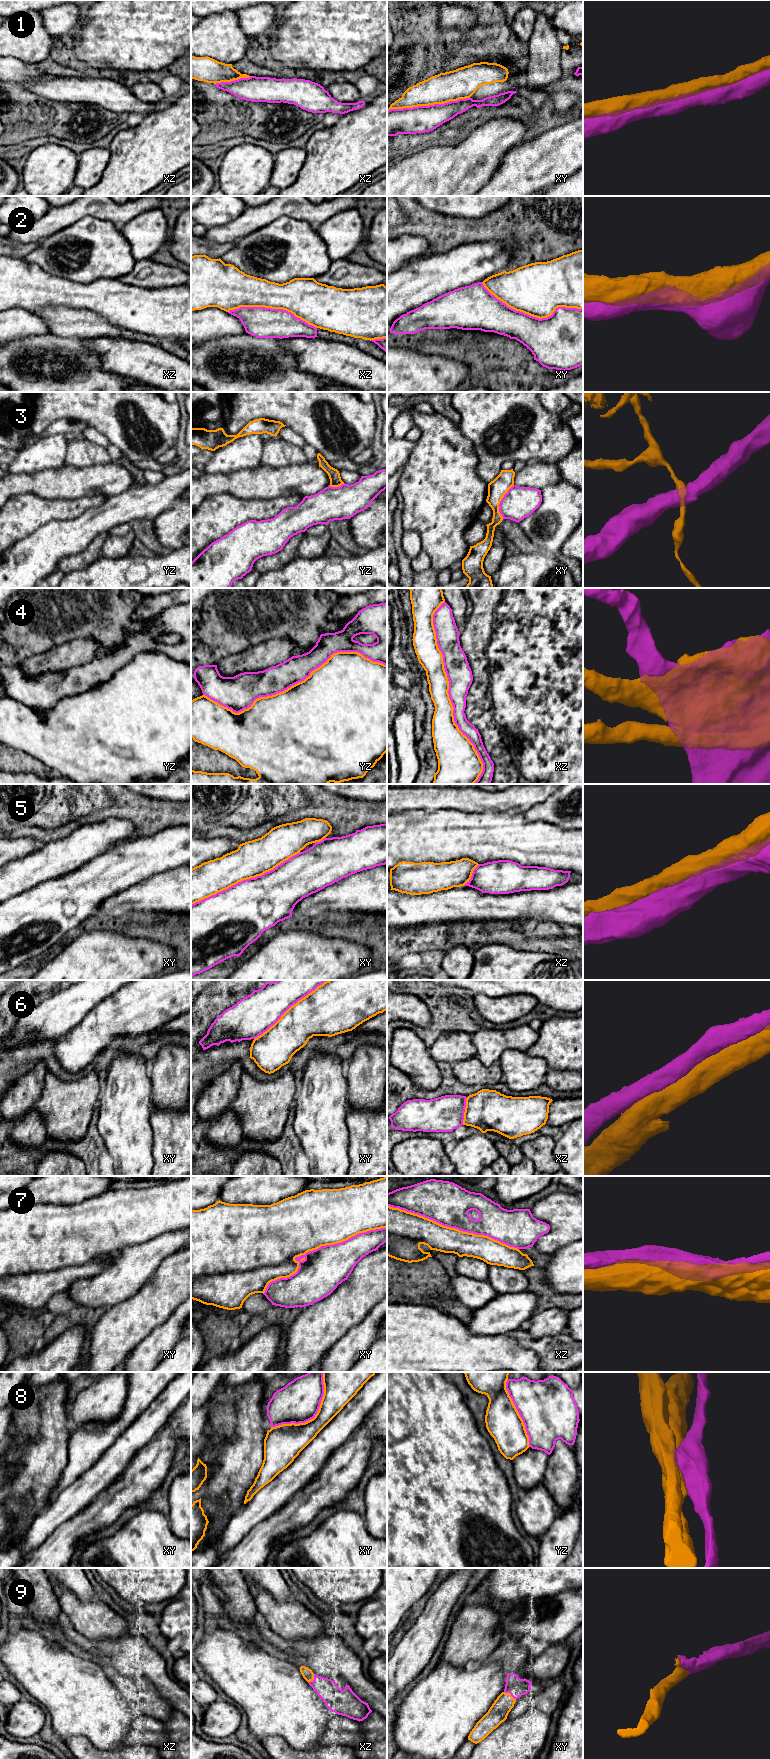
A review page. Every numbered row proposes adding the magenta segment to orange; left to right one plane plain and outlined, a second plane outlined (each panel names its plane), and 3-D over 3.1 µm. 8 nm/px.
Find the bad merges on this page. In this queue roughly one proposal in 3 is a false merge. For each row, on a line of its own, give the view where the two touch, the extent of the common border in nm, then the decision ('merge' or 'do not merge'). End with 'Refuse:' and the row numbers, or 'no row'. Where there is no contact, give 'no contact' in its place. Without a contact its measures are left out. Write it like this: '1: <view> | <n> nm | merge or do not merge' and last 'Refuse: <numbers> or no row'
1: xy | 650 nm | merge
2: xy | 850 nm | merge
3: xy | 300 nm | do not merge
4: yz | 1500 nm | do not merge
5: xy | 1000 nm | merge
6: xy | 750 nm | do not merge
7: xy | 1100 nm | do not merge
8: xy | 600 nm | do not merge
9: xy | 120 nm | merge
Refuse: 3, 4, 6, 7, 8

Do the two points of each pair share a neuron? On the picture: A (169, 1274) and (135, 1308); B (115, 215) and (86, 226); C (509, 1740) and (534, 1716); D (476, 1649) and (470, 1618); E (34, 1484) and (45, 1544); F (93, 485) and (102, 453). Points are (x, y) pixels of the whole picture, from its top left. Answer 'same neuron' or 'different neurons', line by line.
A: same neuron
B: different neurons
C: same neuron
D: same neuron
E: different neurons
F: different neurons

